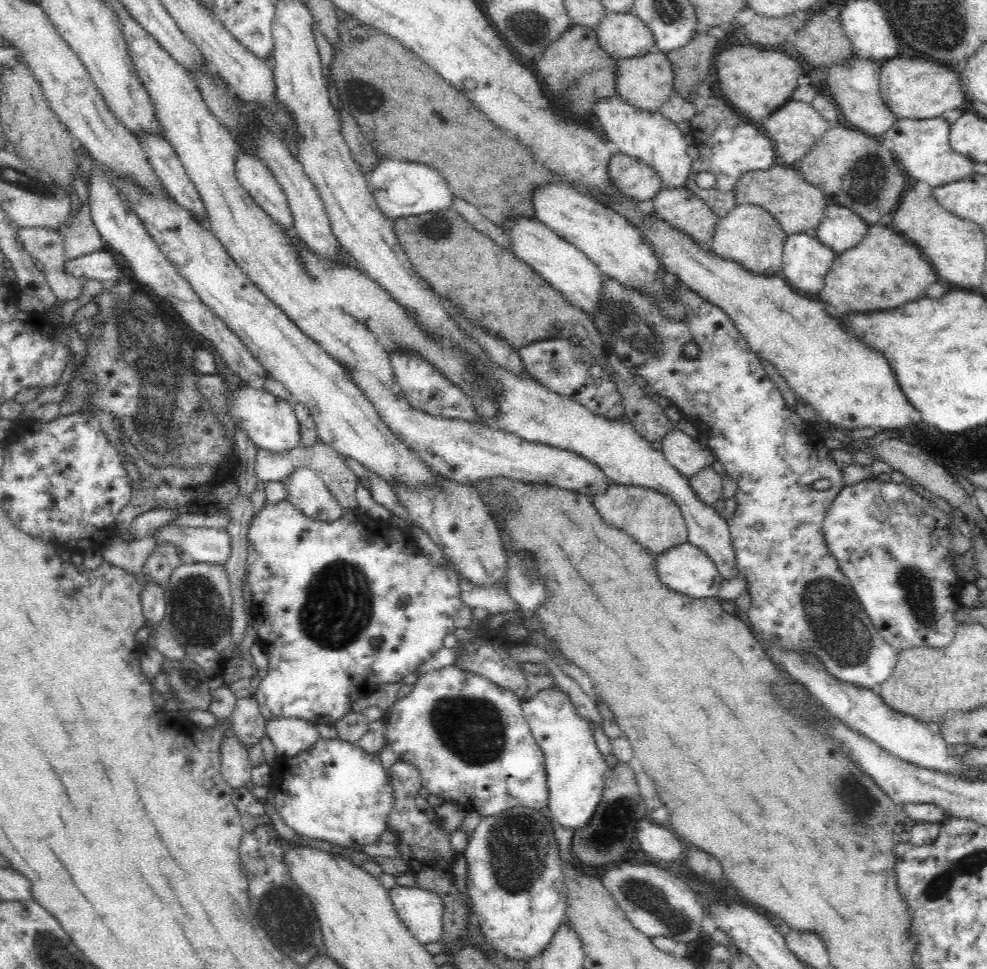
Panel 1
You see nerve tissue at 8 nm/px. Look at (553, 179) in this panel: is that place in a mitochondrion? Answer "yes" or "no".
no

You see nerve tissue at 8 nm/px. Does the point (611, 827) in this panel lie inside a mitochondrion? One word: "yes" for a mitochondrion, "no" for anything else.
yes

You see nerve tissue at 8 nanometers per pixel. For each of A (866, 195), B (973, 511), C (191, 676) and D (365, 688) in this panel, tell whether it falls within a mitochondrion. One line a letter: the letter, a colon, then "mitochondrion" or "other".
A: mitochondrion
B: other
C: mitochondrion
D: other

